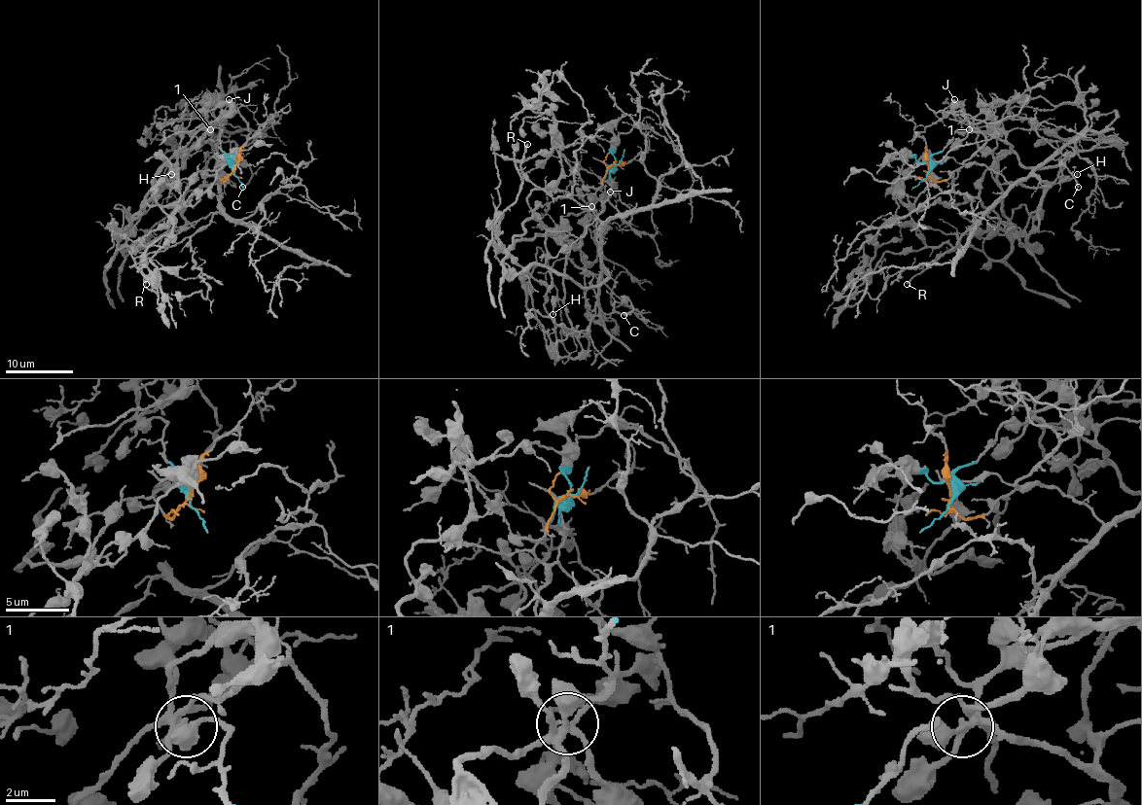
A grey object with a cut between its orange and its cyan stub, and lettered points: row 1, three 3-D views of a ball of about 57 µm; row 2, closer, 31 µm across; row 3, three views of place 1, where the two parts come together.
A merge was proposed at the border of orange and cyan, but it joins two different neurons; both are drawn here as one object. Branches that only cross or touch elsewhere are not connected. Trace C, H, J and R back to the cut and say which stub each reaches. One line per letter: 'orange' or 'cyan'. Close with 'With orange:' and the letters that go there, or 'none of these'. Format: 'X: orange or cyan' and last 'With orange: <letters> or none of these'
C: orange
H: cyan
J: cyan
R: orange
With orange: C, R

